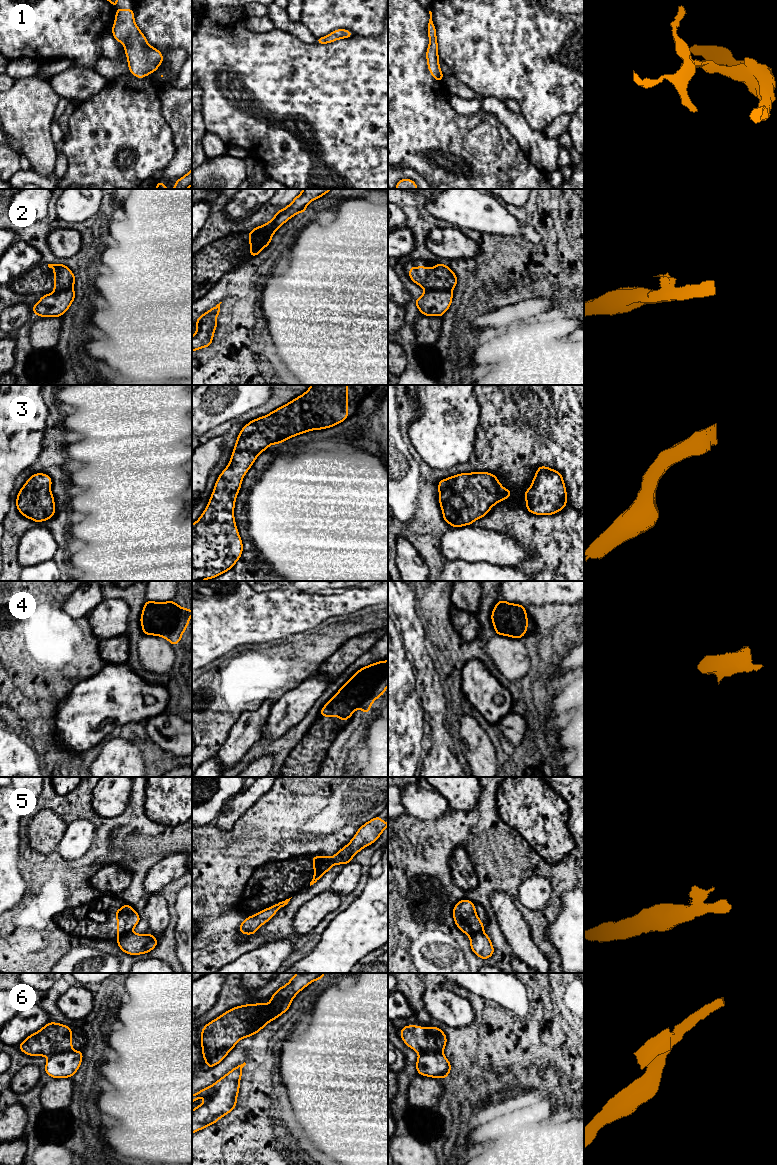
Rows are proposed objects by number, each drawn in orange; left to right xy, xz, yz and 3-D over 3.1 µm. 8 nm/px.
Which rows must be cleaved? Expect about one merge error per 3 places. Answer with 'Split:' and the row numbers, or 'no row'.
Split: 2, 5, 6

